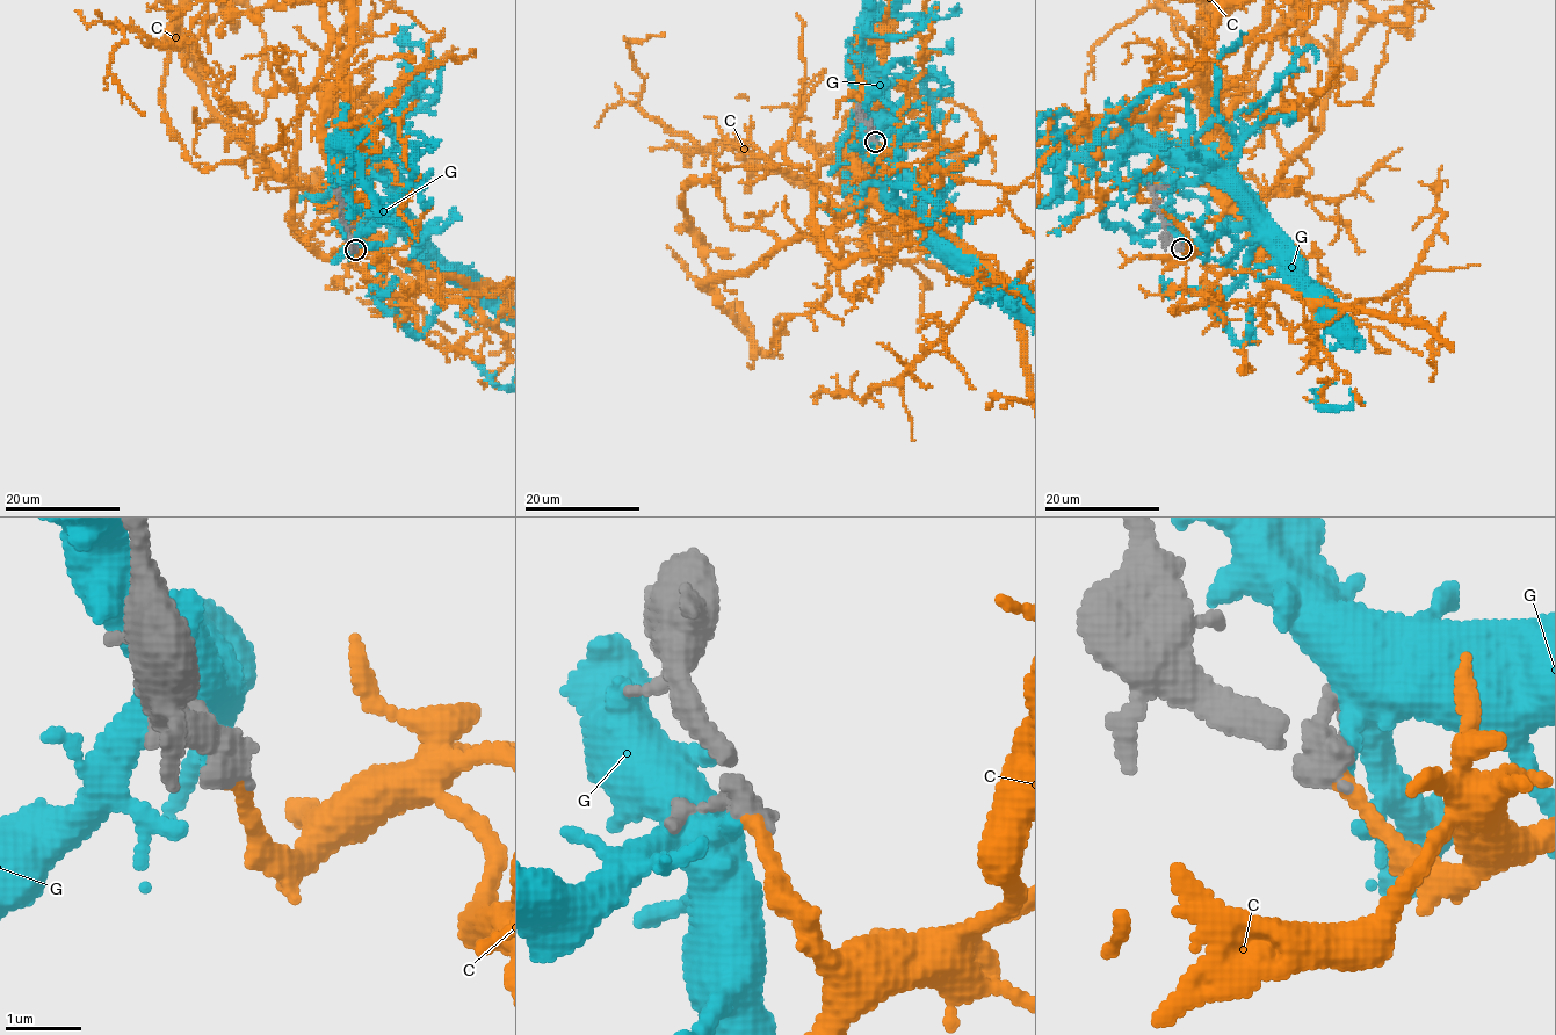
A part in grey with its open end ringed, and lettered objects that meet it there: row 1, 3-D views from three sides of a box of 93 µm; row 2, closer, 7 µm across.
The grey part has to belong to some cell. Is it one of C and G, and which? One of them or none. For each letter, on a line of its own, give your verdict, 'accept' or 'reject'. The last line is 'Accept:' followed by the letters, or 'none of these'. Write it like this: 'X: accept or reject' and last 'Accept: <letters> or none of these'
C: reject
G: reject
Accept: none of these

